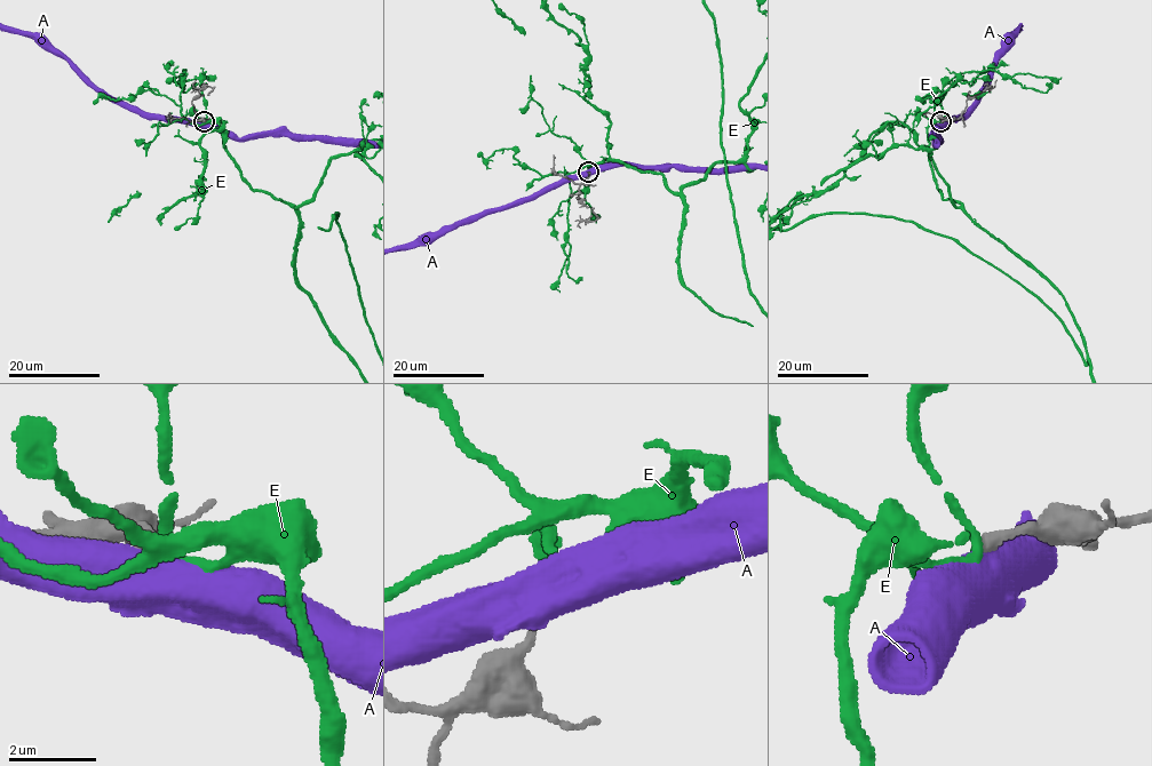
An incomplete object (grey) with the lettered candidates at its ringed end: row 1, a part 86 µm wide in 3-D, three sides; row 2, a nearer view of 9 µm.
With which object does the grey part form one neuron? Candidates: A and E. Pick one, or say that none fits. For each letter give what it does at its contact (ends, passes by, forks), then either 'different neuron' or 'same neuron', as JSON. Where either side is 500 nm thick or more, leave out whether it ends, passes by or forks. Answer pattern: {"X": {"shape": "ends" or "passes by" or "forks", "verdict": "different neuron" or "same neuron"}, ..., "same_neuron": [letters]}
{"A": {"verdict": "different neuron"}, "E": {"shape": "passes by", "verdict": "different neuron"}, "same_neuron": []}

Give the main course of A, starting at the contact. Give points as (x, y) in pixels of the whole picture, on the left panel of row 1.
A: (204, 121), (159, 119), (108, 100), (44, 42)

